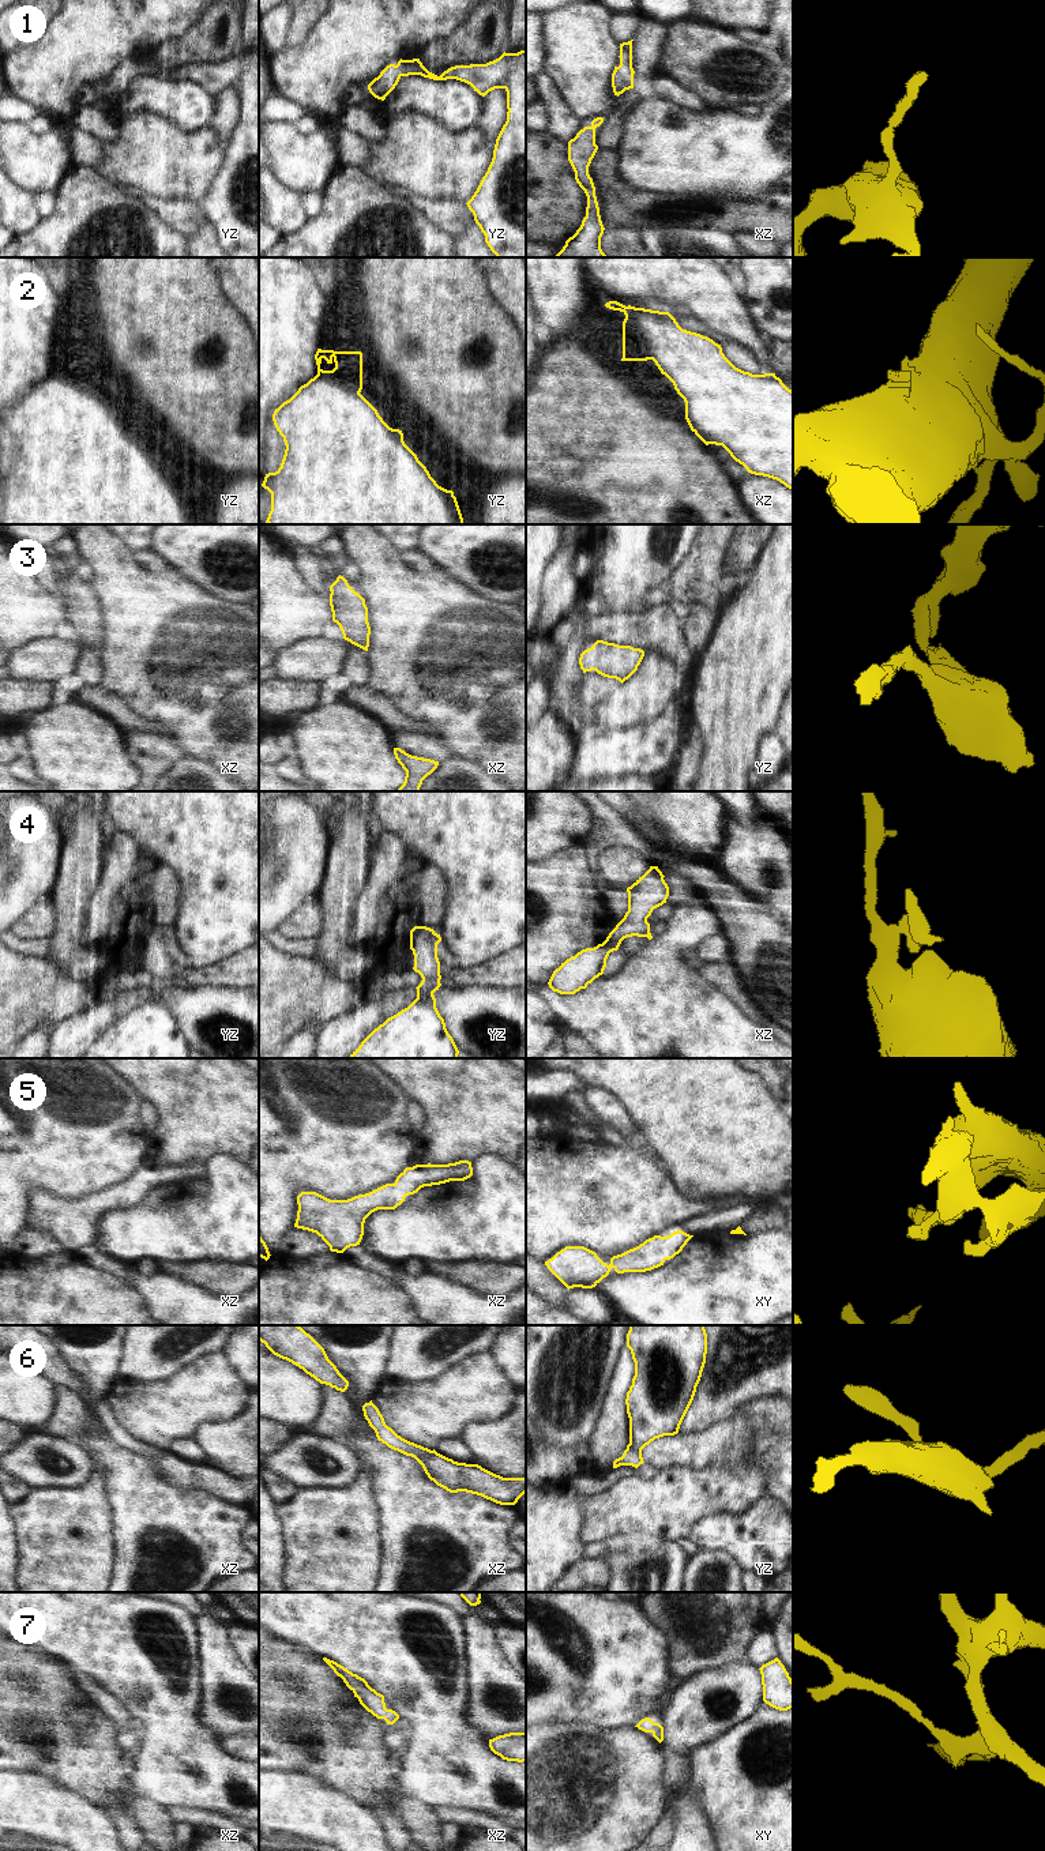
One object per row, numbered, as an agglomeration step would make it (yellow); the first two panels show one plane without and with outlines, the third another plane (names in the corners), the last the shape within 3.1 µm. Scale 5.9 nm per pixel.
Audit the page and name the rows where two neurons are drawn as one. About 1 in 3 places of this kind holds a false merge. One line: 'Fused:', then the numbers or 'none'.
Fused: 4

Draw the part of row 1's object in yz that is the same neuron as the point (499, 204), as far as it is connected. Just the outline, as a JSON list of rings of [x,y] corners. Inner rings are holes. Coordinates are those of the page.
[[[526,49],[518,53],[503,53],[486,64],[455,65],[440,76],[429,72],[420,59],[399,60],[387,65],[369,84],[369,93],[384,101],[402,76],[421,75],[433,80],[456,79],[470,84],[485,97],[495,89],[507,91],[507,121],[495,144],[493,158],[477,191],[466,203],[475,223],[485,236],[485,242],[497,257],[526,257]]]

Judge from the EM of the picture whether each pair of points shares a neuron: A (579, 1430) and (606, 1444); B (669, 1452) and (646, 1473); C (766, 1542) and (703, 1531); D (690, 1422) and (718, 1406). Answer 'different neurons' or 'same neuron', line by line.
A: different neurons
B: different neurons
C: same neuron
D: same neuron

